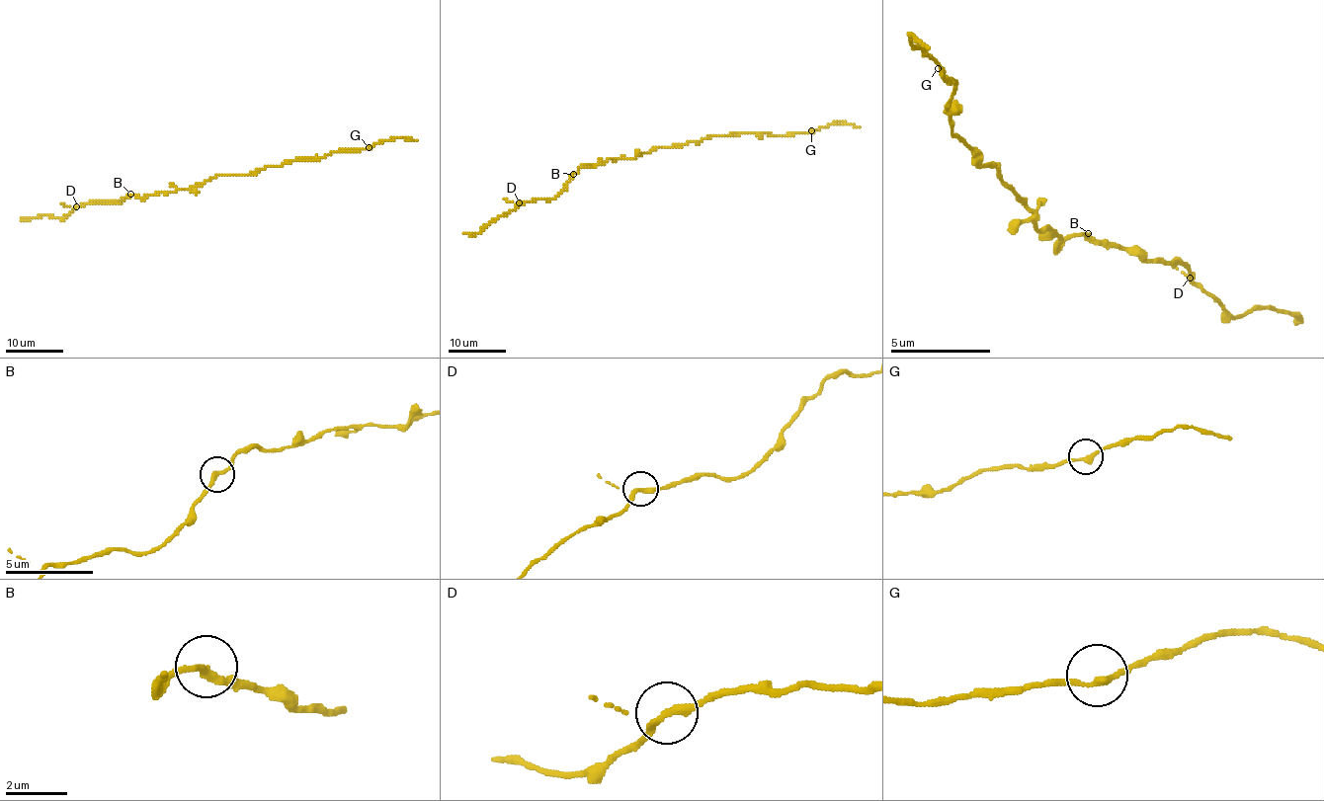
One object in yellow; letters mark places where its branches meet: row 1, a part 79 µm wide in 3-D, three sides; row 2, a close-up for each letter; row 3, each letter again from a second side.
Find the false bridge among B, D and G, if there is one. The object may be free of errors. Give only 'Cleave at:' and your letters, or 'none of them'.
Cleave at: D

